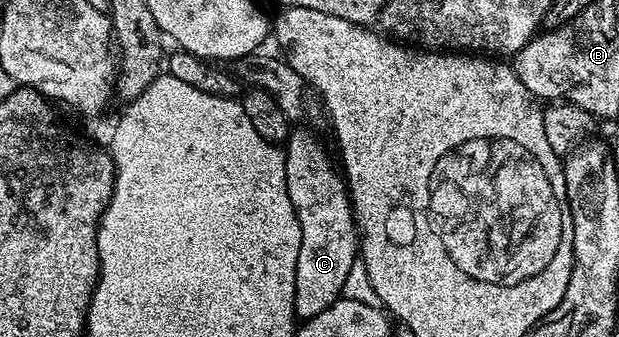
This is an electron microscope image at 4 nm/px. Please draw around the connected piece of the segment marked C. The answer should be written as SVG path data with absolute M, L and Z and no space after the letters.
M292 131L285 144L285 178L289 190L289 200L293 202L293 210L297 214L297 222L301 226L301 250L297 250L297 278L295 279L295 315L300 321L306 321L321 310L329 310L333 302L343 295L345 278L349 278L349 270L360 259L360 235L357 231L355 214L351 206L351 193L347 191L347 182L336 157L327 153L327 148L311 132Z

